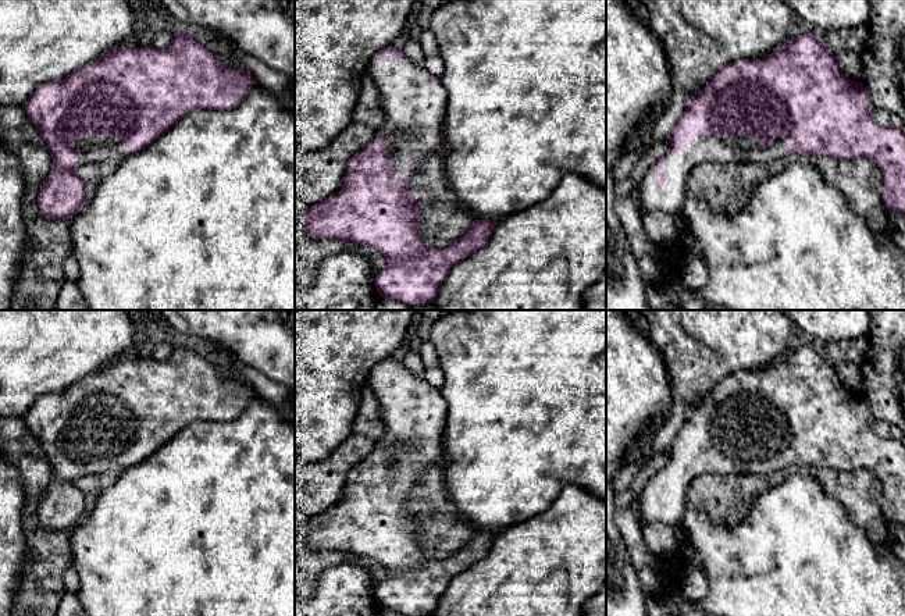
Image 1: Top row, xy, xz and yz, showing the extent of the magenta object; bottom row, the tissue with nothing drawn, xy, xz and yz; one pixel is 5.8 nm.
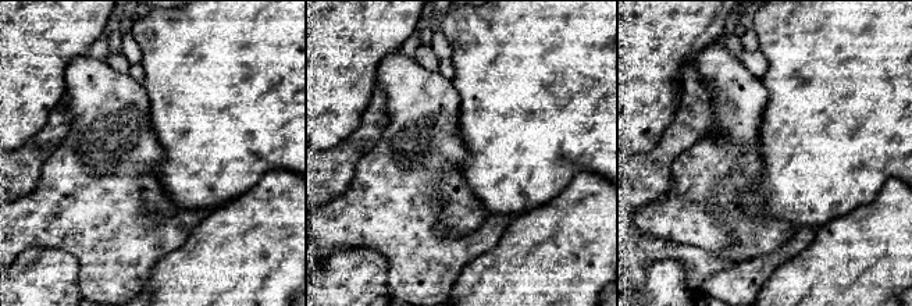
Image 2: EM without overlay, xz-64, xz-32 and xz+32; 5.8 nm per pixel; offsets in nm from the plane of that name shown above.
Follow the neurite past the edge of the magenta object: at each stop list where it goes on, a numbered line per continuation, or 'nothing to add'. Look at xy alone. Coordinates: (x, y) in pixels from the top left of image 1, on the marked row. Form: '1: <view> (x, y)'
1: xy (85, 152)

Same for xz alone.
1: xz (413, 106)

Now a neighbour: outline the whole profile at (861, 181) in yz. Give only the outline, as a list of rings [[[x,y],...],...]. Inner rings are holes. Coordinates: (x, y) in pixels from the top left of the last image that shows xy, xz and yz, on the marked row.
[[[820,156],[813,157],[810,163],[842,193],[848,206],[866,221],[873,232],[888,232],[890,211],[883,199],[884,175],[873,160],[859,157],[847,161]]]

